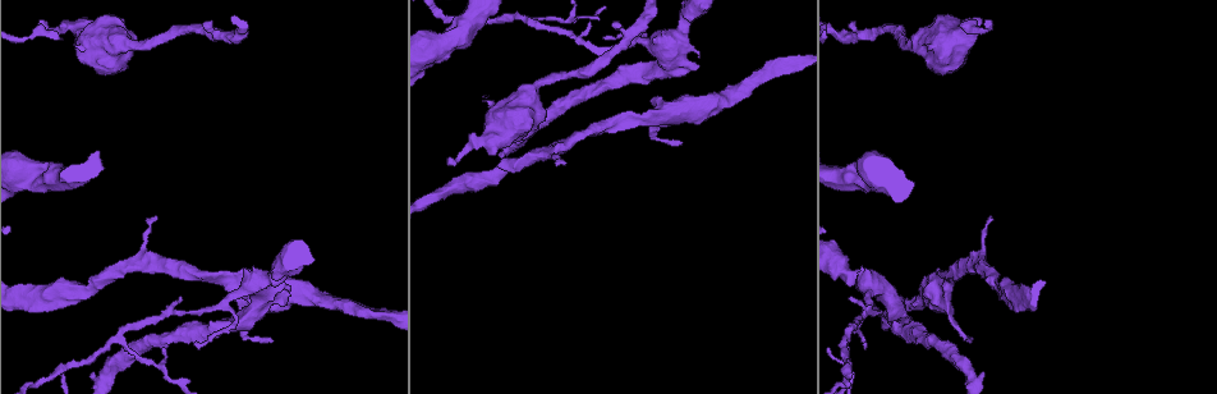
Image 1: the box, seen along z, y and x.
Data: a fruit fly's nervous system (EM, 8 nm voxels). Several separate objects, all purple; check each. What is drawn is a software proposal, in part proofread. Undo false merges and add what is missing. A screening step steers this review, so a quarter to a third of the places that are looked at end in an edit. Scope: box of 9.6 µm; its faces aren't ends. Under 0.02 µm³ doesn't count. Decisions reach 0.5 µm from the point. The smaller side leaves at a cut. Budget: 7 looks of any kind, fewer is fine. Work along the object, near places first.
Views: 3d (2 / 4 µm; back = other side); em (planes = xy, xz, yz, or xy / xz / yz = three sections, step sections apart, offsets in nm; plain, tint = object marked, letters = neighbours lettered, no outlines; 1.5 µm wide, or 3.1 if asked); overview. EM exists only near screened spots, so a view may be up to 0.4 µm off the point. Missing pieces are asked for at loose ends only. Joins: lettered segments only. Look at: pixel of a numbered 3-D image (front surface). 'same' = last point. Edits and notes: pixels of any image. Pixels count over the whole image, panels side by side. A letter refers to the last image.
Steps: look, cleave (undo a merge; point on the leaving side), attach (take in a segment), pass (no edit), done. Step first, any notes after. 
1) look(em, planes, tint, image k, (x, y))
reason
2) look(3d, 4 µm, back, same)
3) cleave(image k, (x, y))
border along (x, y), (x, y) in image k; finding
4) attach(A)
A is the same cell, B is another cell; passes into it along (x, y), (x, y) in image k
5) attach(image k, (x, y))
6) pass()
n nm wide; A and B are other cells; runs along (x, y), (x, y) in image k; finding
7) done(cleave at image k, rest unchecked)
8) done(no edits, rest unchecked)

look(3d, 4 µm, image 1, (289, 289))
an open end

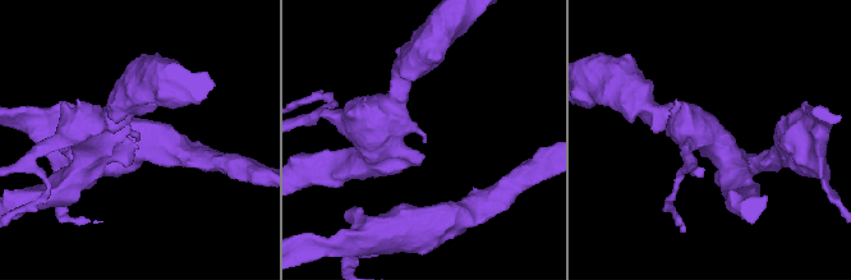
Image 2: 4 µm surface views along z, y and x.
look(em, planes, tint, image 2, (139, 139))
need the tissue

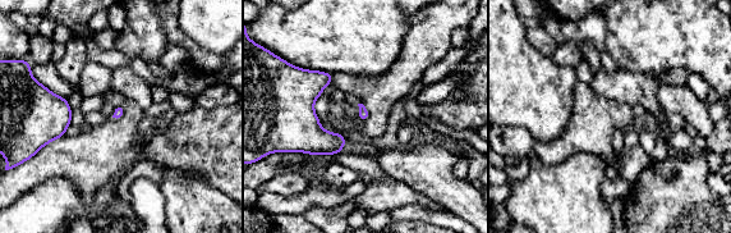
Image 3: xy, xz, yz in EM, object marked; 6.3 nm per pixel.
look(em, planes, letters, same)

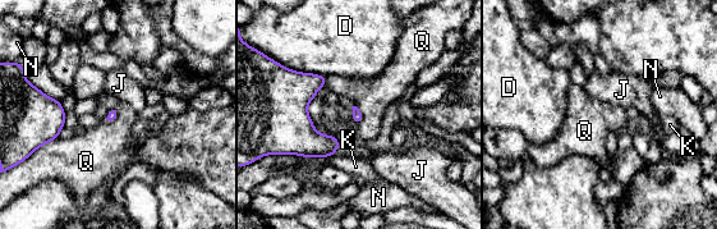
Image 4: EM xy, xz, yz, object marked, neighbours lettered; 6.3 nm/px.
pass()
D, J, K, N and Q are other cells; border along (59, 137), (44, 143), (32, 152) in image 4; no lettered segment goes on from it

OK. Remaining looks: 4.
look(3d, 2 µm, image 1, (587, 24))

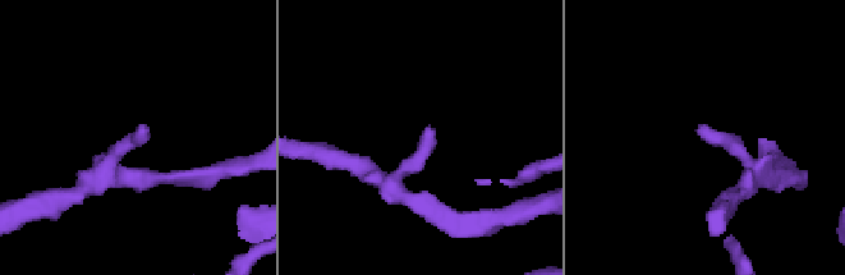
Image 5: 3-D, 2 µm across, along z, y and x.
look(em, planes, plain, image 5, (430, 132))
shape alone is not enough

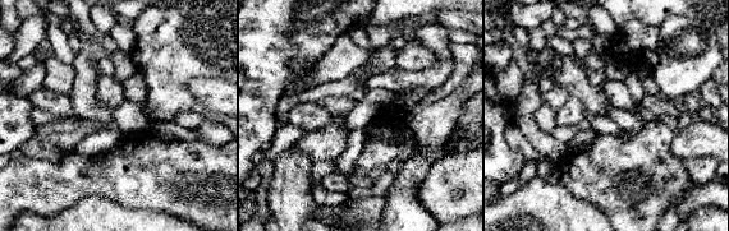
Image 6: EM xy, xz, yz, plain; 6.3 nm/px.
look(em, planes, letters, same)

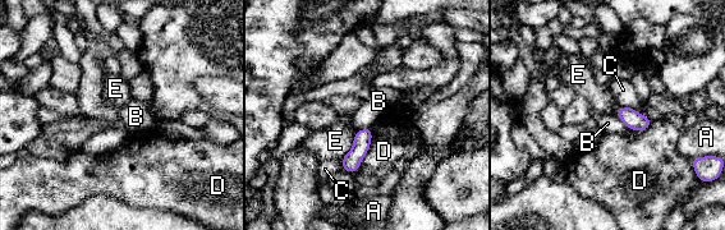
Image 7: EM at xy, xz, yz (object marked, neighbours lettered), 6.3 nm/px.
pass()
A, B, C, D and E are other cells; border along (614, 114), (634, 132) in image 7; none of them fits

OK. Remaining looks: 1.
done(no edits, rest unchecked)

